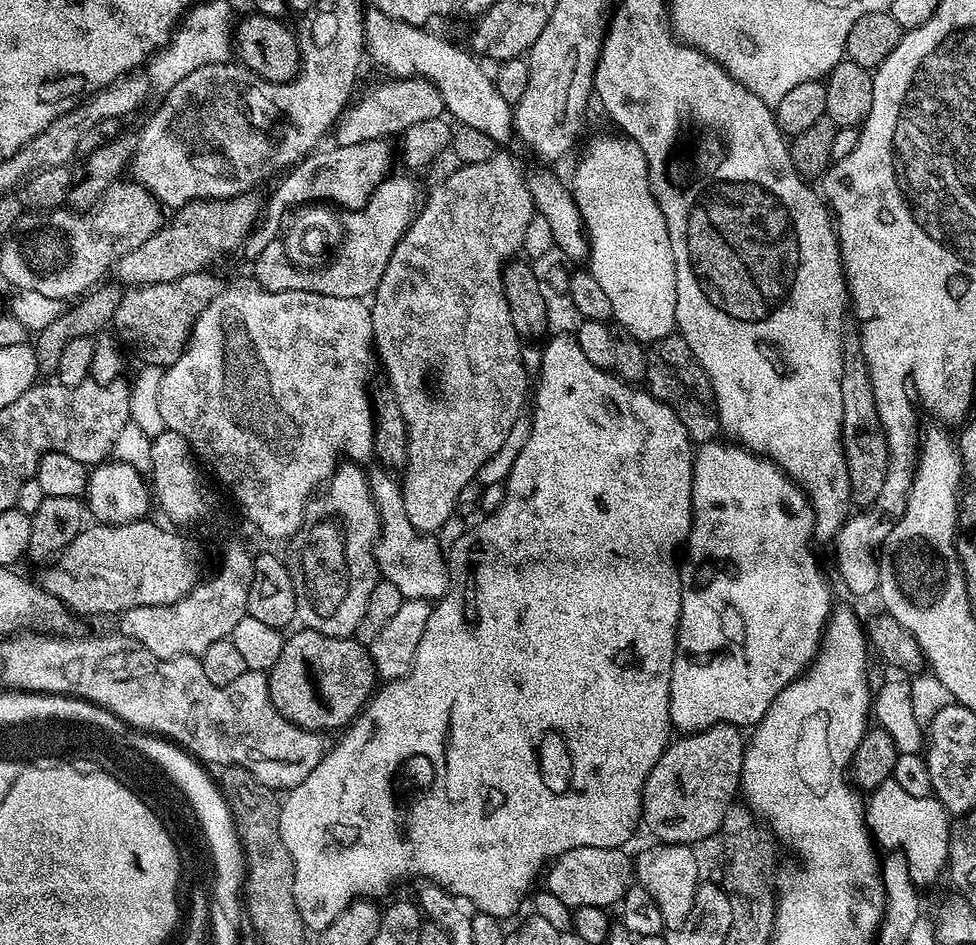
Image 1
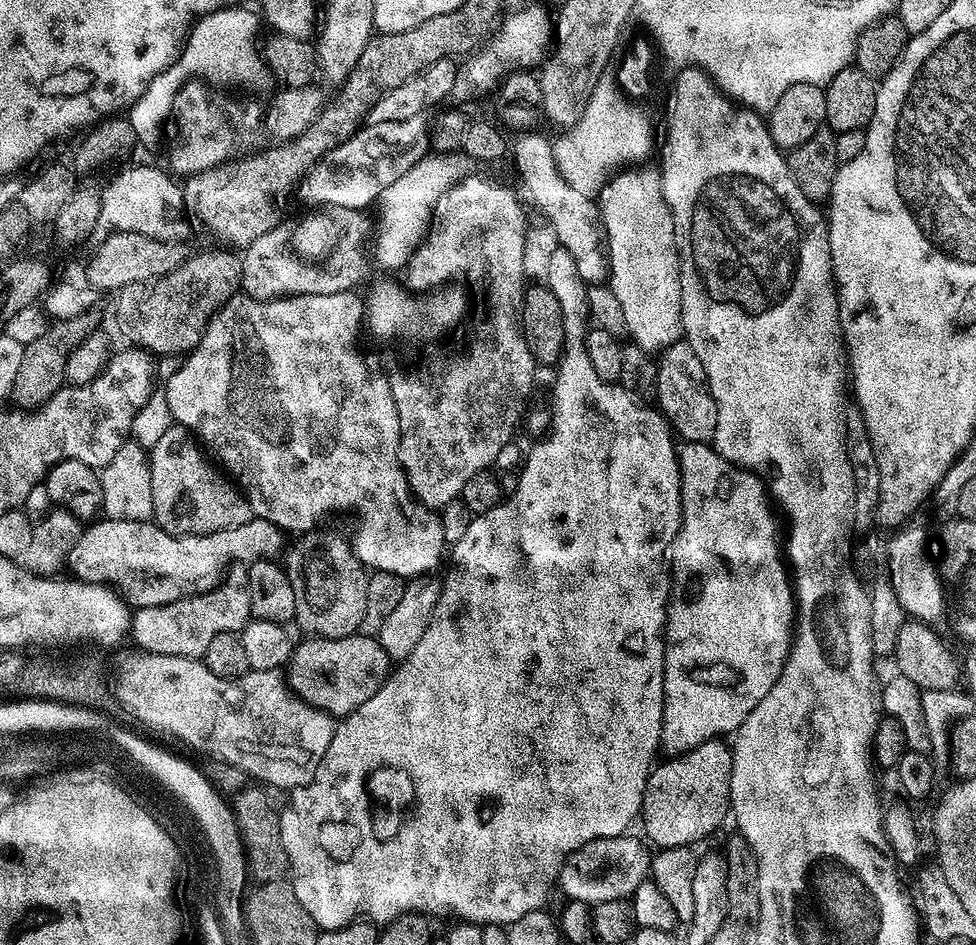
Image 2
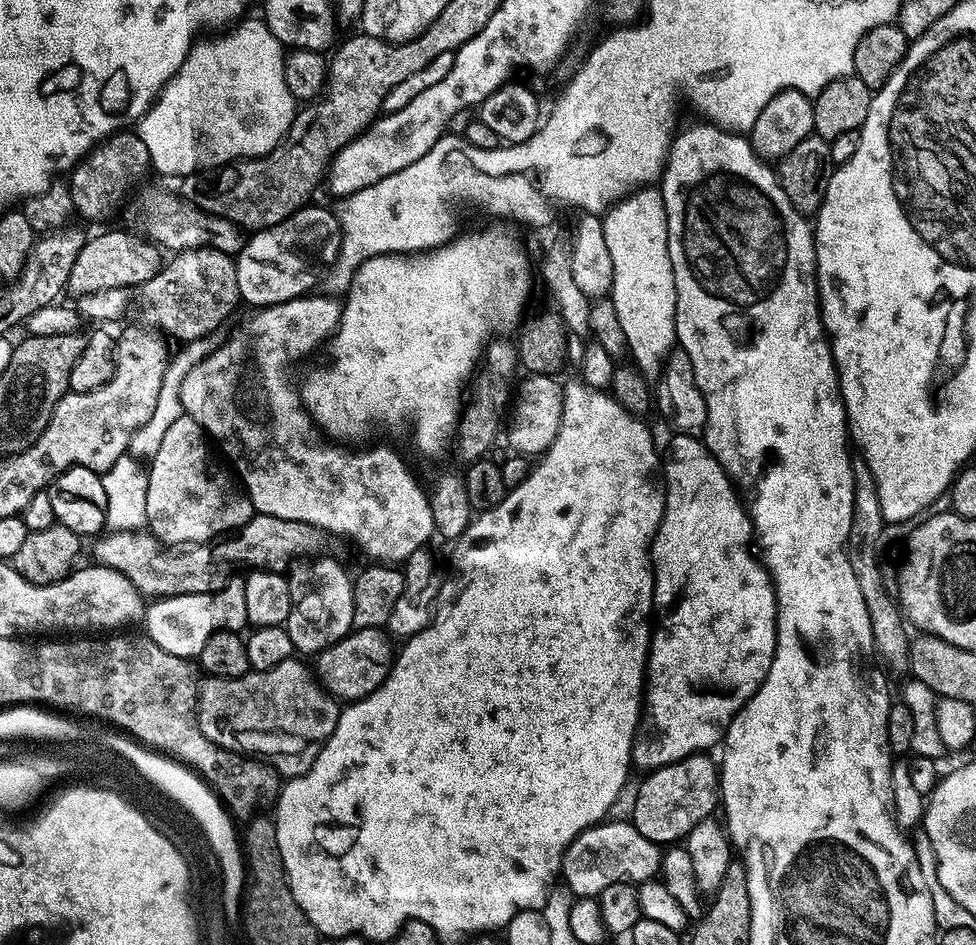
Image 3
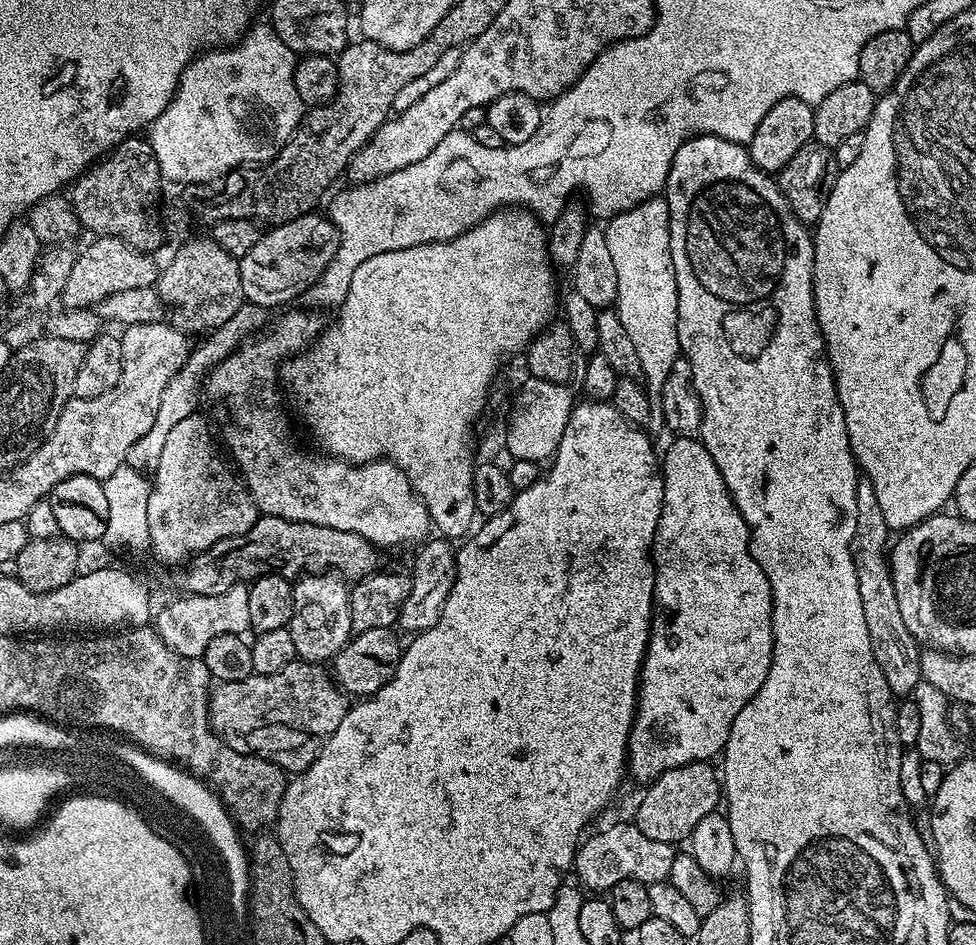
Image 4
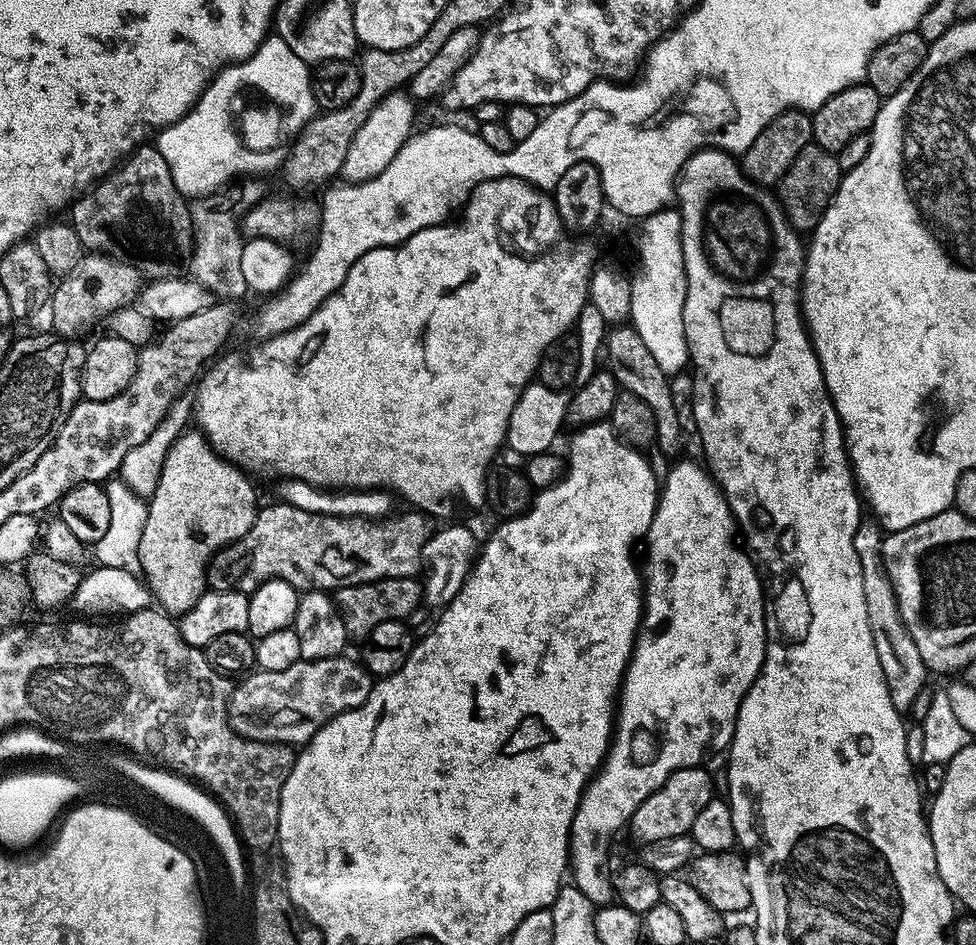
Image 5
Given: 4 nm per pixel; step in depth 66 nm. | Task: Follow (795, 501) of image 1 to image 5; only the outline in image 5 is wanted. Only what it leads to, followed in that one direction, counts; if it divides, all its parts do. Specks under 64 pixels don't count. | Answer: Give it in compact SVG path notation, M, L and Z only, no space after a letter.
M677 459L668 477L663 477L660 488L660 501L656 503L656 513L650 522L650 530L646 537L648 544L648 572L642 576L642 591L644 594L644 615L642 627L636 638L636 647L632 649L632 663L629 664L624 674L624 682L620 685L618 693L618 715L614 720L614 739L609 747L608 754L600 766L599 772L588 783L584 789L584 796L580 799L578 810L574 814L572 833L568 836L568 855L570 857L570 880L575 888L582 890L586 898L590 898L593 906L603 906L613 903L614 893L612 891L612 877L610 867L608 868L608 843L612 835L620 827L627 825L632 816L674 774L683 768L694 768L701 763L700 756L708 752L708 748L723 753L732 743L732 735L736 729L738 710L764 665L764 651L768 649L768 635L766 634L766 622L764 613L766 611L766 588L762 583L762 577L749 553L738 543L738 525L735 516L732 515L728 498L720 489L716 479L712 477L711 471L699 459L680 460Z

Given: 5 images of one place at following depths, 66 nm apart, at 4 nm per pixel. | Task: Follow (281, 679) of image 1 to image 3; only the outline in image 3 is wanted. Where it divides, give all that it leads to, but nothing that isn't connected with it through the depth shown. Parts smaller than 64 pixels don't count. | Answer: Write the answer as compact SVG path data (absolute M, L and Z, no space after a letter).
M356 628L336 644L315 653L314 676L329 696L340 702L362 700L381 684L394 663L393 641L381 629Z

